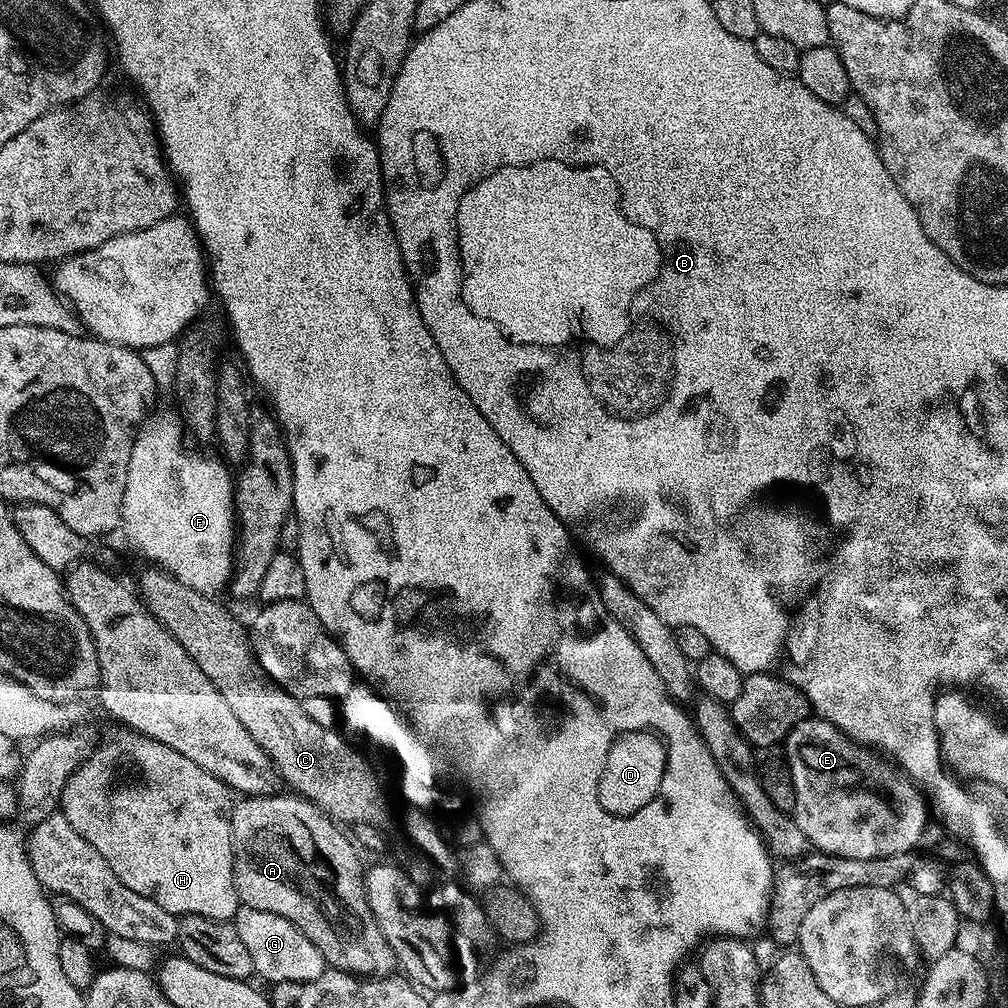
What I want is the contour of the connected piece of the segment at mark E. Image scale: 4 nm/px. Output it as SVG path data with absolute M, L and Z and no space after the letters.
M819 718L801 720L788 731L783 748L788 755L786 767L794 786L794 819L817 853L863 860L882 858L886 854L911 853L912 847L923 838L924 827L930 821L925 793L895 767L863 756L860 753L863 751L830 722Z

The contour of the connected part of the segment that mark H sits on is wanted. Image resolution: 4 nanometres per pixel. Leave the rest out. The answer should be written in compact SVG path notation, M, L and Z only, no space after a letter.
M138 732L135 736L120 736L120 740L116 740L116 744L112 743L110 746L97 749L84 761L84 772L80 772L80 776L76 776L75 779L70 778L58 792L59 811L66 818L66 822L74 830L78 830L78 834L82 834L82 838L86 838L86 842L90 842L90 846L94 846L94 850L98 850L98 854L102 854L102 858L106 858L110 870L114 870L114 874L118 874L118 878L126 886L130 886L130 890L150 898L159 908L165 908L167 912L205 916L211 920L225 922L231 921L235 917L238 907L234 874L232 873L232 822L228 796L230 797L228 785L218 778L214 778L206 770L202 770L202 766L190 762L190 758L178 754L178 750L149 736L142 736Z

